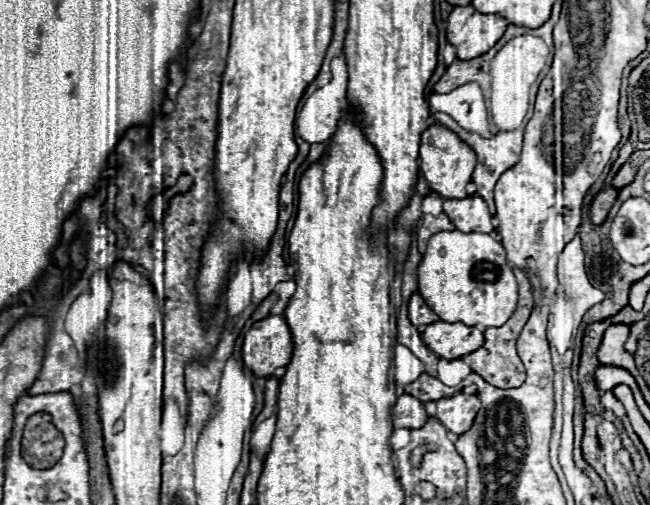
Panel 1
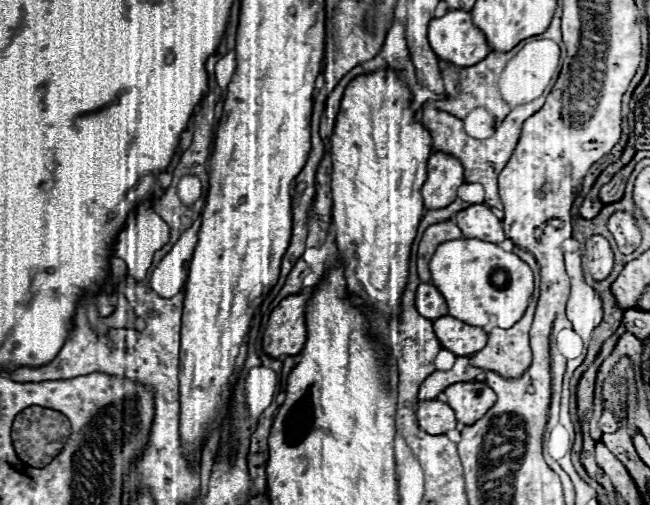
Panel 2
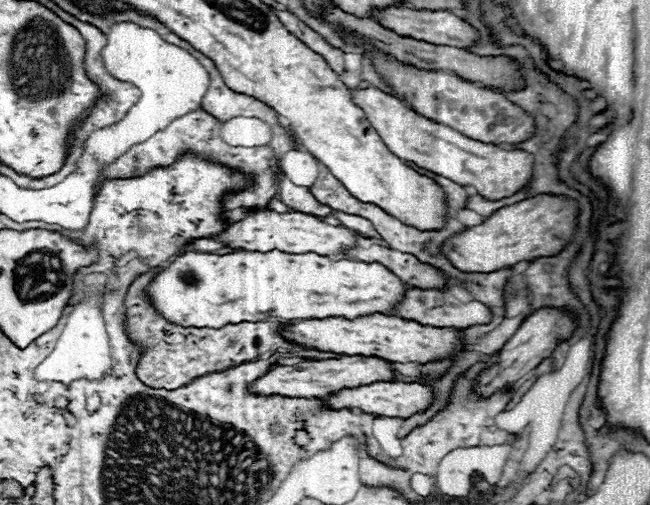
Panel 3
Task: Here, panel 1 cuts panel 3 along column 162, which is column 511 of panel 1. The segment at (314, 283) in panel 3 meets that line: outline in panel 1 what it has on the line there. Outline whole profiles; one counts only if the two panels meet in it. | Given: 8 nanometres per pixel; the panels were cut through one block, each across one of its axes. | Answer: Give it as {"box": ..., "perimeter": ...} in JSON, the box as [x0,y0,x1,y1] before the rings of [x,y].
{"box":[418,230,518,328],"perimeter":[[[444,230],[430,238],[428,250],[418,266],[418,290],[424,296],[426,304],[440,316],[444,322],[462,322],[466,326],[478,328],[500,328],[516,310],[518,304],[518,284],[512,274],[512,266],[506,262],[506,252],[500,242],[496,242],[490,234],[482,232],[458,232]]]}

